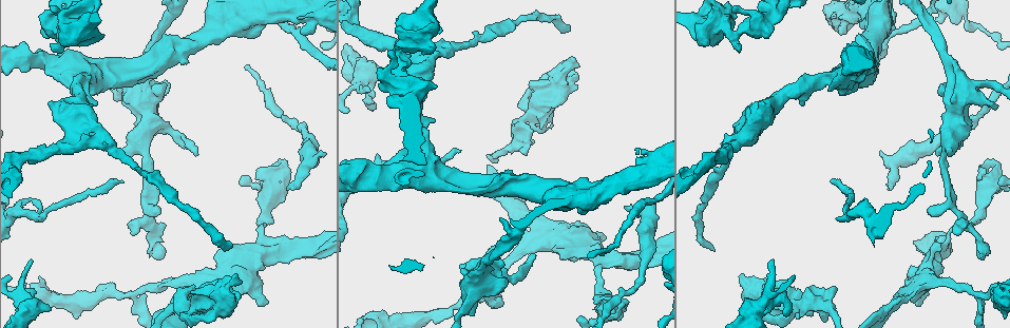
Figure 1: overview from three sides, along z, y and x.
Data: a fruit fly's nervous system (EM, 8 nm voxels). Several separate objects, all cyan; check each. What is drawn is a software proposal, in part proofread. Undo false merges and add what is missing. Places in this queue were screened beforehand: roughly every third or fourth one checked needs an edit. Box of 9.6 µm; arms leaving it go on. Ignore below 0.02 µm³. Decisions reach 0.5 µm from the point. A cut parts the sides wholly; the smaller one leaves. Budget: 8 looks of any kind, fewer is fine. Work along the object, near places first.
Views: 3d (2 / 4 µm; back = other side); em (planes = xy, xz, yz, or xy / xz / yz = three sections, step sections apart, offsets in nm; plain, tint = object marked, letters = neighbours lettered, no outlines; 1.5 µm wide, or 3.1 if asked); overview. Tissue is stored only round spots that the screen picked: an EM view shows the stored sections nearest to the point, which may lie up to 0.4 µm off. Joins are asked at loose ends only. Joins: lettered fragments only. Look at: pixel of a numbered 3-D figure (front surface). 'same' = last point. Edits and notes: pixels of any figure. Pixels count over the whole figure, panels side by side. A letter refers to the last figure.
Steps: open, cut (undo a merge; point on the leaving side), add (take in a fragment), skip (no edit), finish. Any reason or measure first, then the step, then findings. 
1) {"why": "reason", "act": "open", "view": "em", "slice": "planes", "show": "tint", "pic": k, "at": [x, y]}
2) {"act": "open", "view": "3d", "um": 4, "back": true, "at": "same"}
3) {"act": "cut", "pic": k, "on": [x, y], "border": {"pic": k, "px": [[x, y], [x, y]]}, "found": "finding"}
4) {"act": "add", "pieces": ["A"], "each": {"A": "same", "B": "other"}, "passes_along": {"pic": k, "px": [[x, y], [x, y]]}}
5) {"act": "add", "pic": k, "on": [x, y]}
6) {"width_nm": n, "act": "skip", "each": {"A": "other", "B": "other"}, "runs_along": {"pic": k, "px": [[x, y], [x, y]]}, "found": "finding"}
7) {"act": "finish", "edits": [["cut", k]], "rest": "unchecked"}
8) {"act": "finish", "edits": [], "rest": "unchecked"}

{"why": "branch stops here", "act": "open", "view": "em", "slice": "planes", "show": "letters", "pic": 1, "at": [286, 189]}

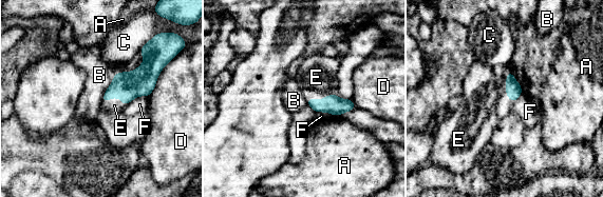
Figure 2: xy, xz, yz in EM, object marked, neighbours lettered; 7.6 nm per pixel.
{"act": "add", "pieces": ["E"], "each": {"A": "other", "B": "other", "C": "other", "D": "other", "E": "same", "F": "other"}, "found": "the cell continues"}

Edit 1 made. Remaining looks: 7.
{"why": "redraw", "act": "open", "view": "overview"}

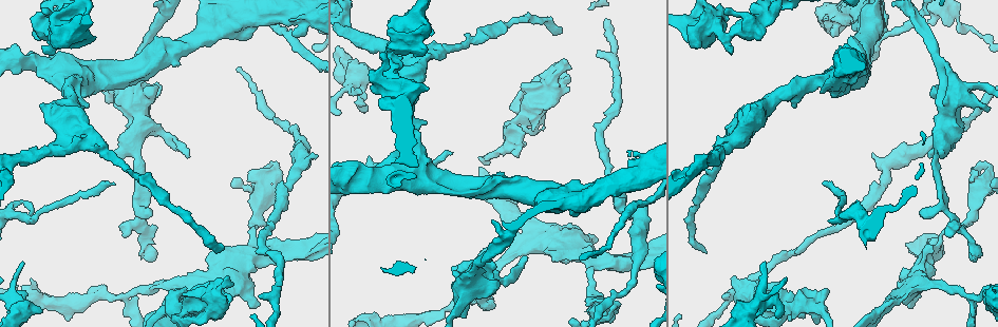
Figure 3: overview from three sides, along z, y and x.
{"why": "arms part here", "act": "open", "view": "em", "slice": "planes", "show": "tint", "pic": 3, "at": [139, 220]}

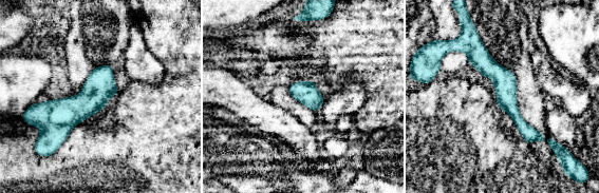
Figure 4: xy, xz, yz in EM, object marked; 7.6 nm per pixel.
{"why": "what lies round it", "act": "open", "view": "em", "slice": "planes", "show": "letters", "at": "same"}

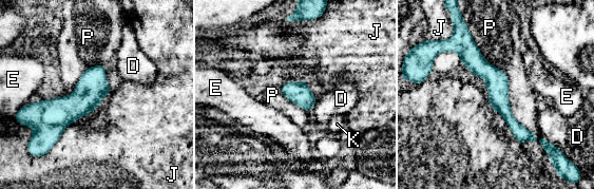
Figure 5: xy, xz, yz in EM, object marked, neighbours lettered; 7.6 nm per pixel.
{"act": "skip", "each": {"D": "other", "E": "other", "J": "other", "K": "other", "P": "other"}, "border": {"pic": 5, "px": [[467, 29], [544, 148]]}, "found": "one cell here"}

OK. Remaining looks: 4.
{"why": "arms part here", "act": "open", "view": "3d", "um": 2, "pic": 3, "at": [726, 35]}

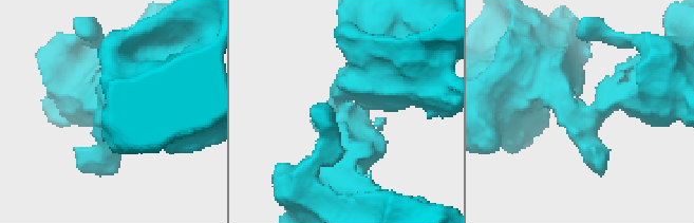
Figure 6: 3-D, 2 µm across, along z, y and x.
{"act": "open", "view": "em", "slice": "yz", "step": 4, "show": "tint", "pic": 6, "at": [102, 106]}

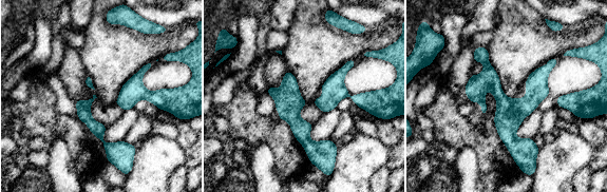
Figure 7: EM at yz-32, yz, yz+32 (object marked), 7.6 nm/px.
{"act": "open", "view": "em", "slice": "planes", "show": "letters", "at": "same"}

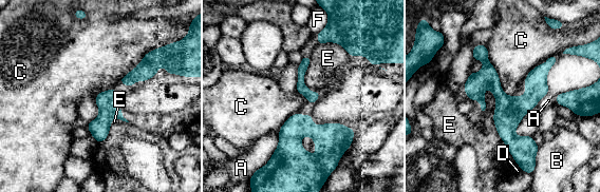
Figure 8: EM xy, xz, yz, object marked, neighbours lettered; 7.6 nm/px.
{"longest_contact_nm": ["E", 650], "act": "skip", "each": {"A": "other", "B": "other", "C": "other", "D": "other", "E": "other", "F": "other"}, "border": {"pic": 8, "px": [[485, 45], [501, 89], [512, 96]]}, "found": "one cell here"}

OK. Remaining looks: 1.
{"act": "finish", "edits": [["add", 2]], "rest": "unchecked"}

